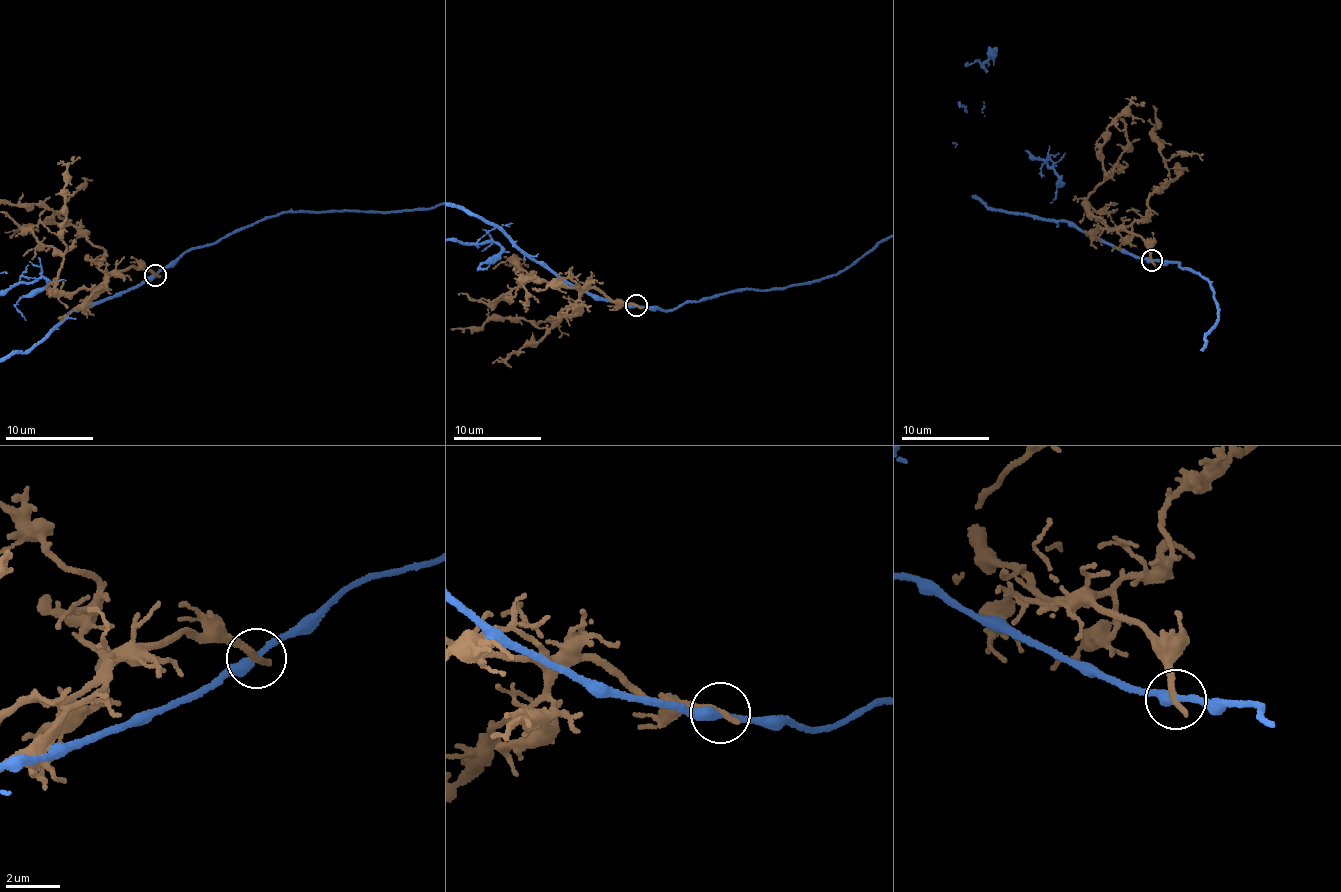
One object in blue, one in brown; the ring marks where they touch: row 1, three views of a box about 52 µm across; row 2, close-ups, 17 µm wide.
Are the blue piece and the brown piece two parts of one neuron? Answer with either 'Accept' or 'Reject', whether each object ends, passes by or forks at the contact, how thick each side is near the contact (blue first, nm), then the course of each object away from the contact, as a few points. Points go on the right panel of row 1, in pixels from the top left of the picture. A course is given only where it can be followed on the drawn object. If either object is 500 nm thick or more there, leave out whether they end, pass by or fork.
Reject. At the ring blue passes by. At the ring brown ends. Thickness 320 nm (blue) against 280 nm. Course of brown: (1152, 260), (1138, 235), (1121, 225), (1109, 228), (1087, 200), (1103, 180), (1103, 133), (1111, 118), (1143, 104)

